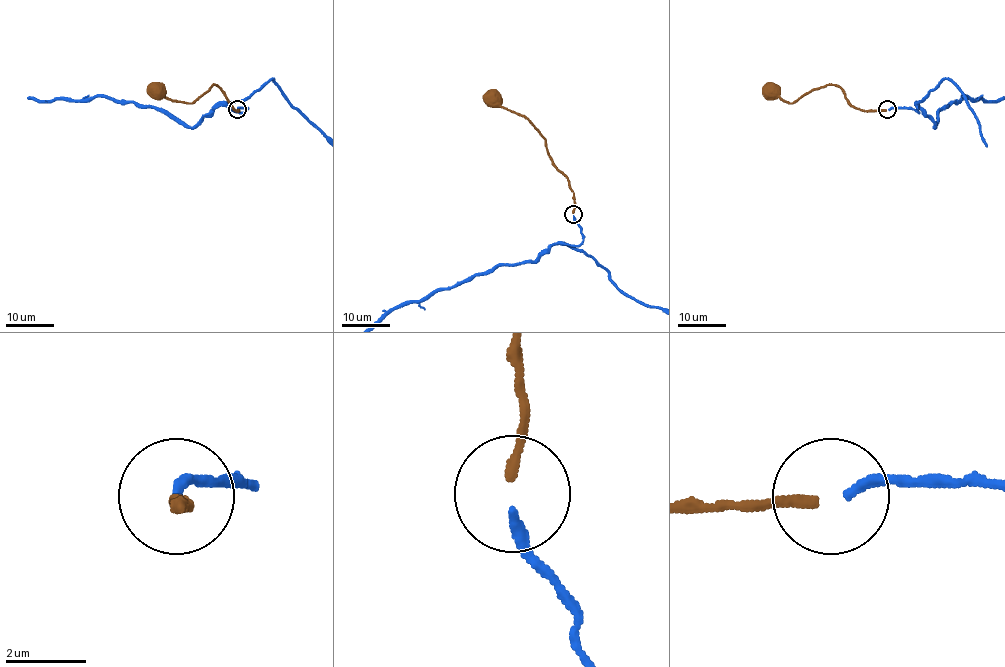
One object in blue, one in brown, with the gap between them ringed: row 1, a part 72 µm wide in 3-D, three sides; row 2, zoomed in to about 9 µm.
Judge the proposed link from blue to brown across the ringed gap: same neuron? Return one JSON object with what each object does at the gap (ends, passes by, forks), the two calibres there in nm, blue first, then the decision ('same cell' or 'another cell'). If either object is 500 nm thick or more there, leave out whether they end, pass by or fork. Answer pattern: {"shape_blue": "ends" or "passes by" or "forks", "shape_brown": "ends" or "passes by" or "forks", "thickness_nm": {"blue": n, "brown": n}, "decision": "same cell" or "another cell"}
{"shape_blue": "ends", "shape_brown": "ends", "thickness_nm": {"blue": 260, "brown": 240}, "decision": "same cell"}

